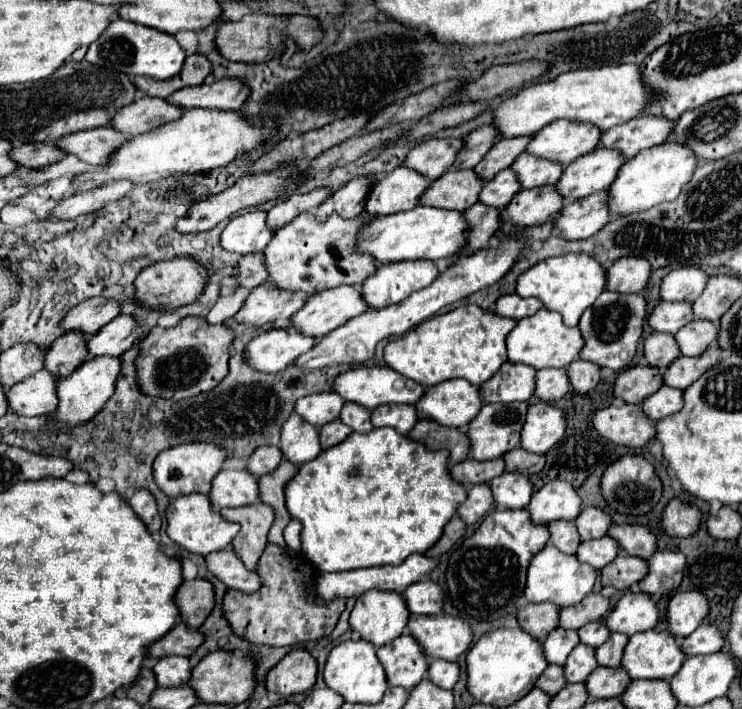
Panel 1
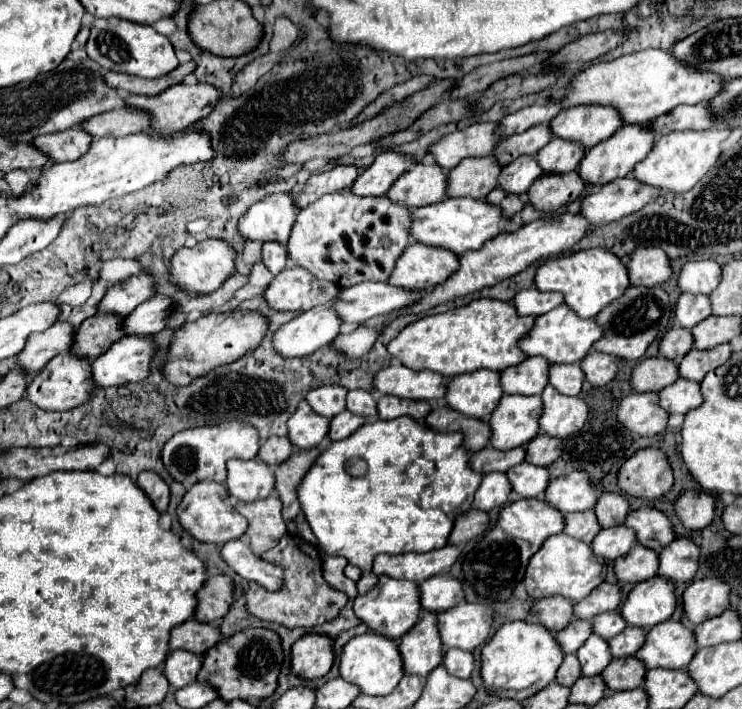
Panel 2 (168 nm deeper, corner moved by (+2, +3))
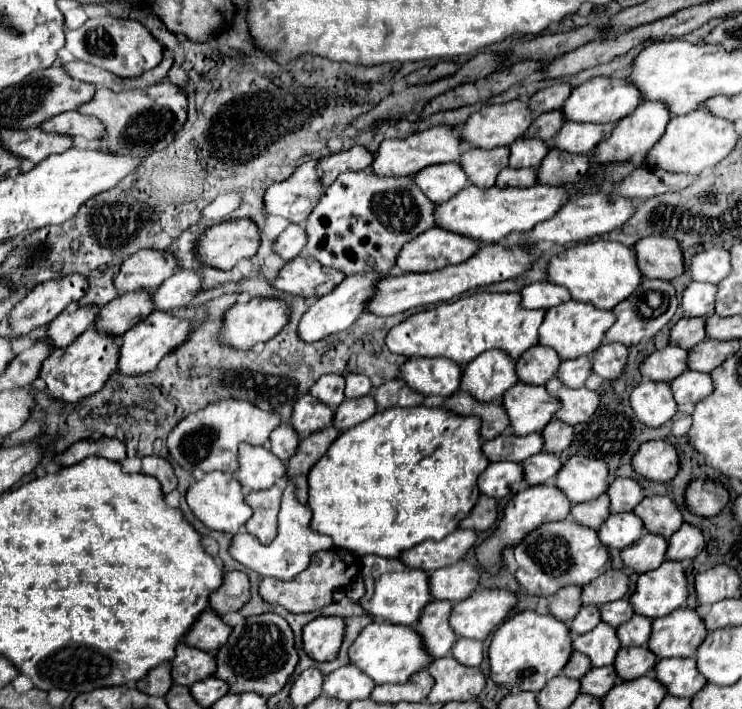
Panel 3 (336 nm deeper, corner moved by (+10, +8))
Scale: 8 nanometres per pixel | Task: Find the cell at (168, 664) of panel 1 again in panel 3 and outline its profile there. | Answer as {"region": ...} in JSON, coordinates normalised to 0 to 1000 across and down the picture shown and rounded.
{"region":[[[241,908],[239,911],[239,925],[233,931],[233,962],[257,968],[263,962],[271,962],[290,948],[290,925],[282,920],[274,920],[268,914]]]}

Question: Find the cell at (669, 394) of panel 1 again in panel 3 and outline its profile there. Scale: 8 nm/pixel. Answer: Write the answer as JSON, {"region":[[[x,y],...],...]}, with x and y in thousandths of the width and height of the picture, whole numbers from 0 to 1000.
{"region":[[[926,522],[904,539],[904,547],[907,547],[910,564],[915,573],[926,570],[926,567],[939,570],[942,564],[947,564],[950,559],[956,559],[961,553],[961,536],[950,525]]]}

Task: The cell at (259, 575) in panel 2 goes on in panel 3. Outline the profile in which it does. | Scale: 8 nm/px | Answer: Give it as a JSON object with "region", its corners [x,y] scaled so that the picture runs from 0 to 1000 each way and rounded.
{"region":[[[387,677],[387,688],[384,688],[381,705],[379,705],[373,759],[357,770],[338,753],[317,753],[309,779],[319,793],[349,807],[352,812],[395,818],[395,812],[400,812],[403,807],[408,807],[416,798],[416,790],[422,781],[449,773],[449,762],[438,753],[427,753],[425,748],[419,748],[416,736],[419,736],[419,719],[414,714],[403,711],[403,705],[398,702],[398,683],[395,683],[395,677]]]}

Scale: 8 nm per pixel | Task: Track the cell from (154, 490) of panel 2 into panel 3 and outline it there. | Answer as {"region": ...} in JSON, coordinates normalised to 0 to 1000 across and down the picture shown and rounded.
{"region":[[[198,643],[198,646],[193,646],[193,663],[190,666],[209,671],[217,680],[222,697],[228,697],[230,691],[239,688],[239,671],[233,666],[233,657],[230,657],[228,649],[222,649],[217,643]]]}

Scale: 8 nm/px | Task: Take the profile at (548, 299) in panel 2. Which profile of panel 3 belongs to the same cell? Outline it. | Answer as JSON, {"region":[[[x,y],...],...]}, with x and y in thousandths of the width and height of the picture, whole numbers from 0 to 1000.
{"region":[[[724,398],[713,401],[702,412],[705,434],[745,434],[751,429],[759,429],[761,423],[770,423],[770,415],[761,403],[745,401],[745,398]]]}

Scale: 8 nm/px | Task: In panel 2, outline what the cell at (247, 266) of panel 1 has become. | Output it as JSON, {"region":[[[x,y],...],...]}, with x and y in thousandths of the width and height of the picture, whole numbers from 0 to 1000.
{"region":[[[354,343],[354,351],[352,351],[352,371],[368,385],[373,388],[376,382],[381,382],[387,377],[387,357],[384,357],[384,348],[376,346],[376,343]]]}

